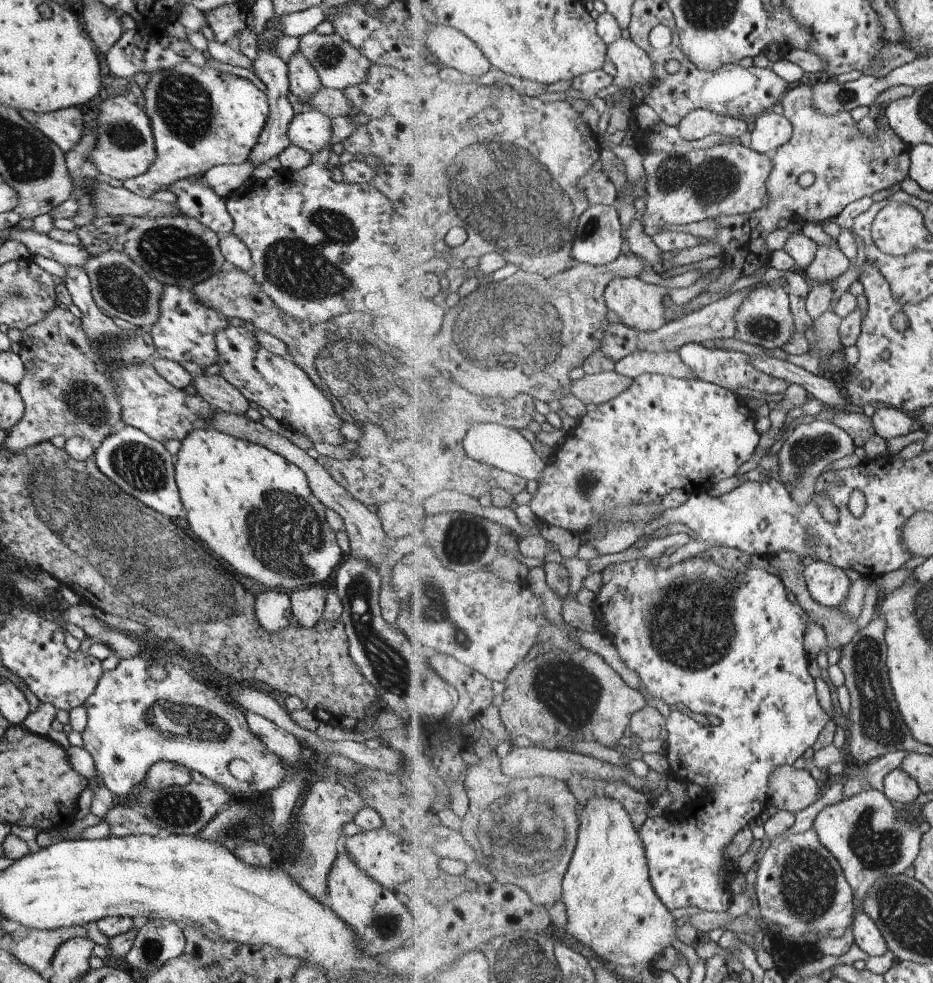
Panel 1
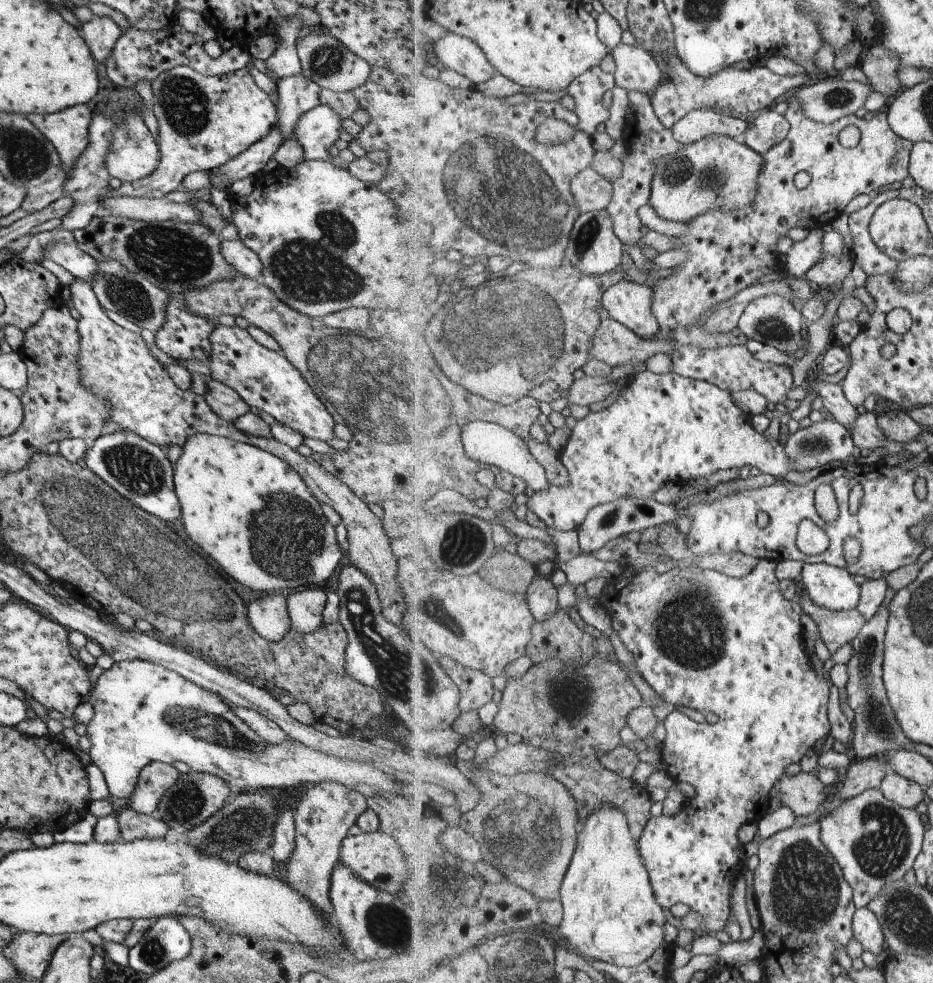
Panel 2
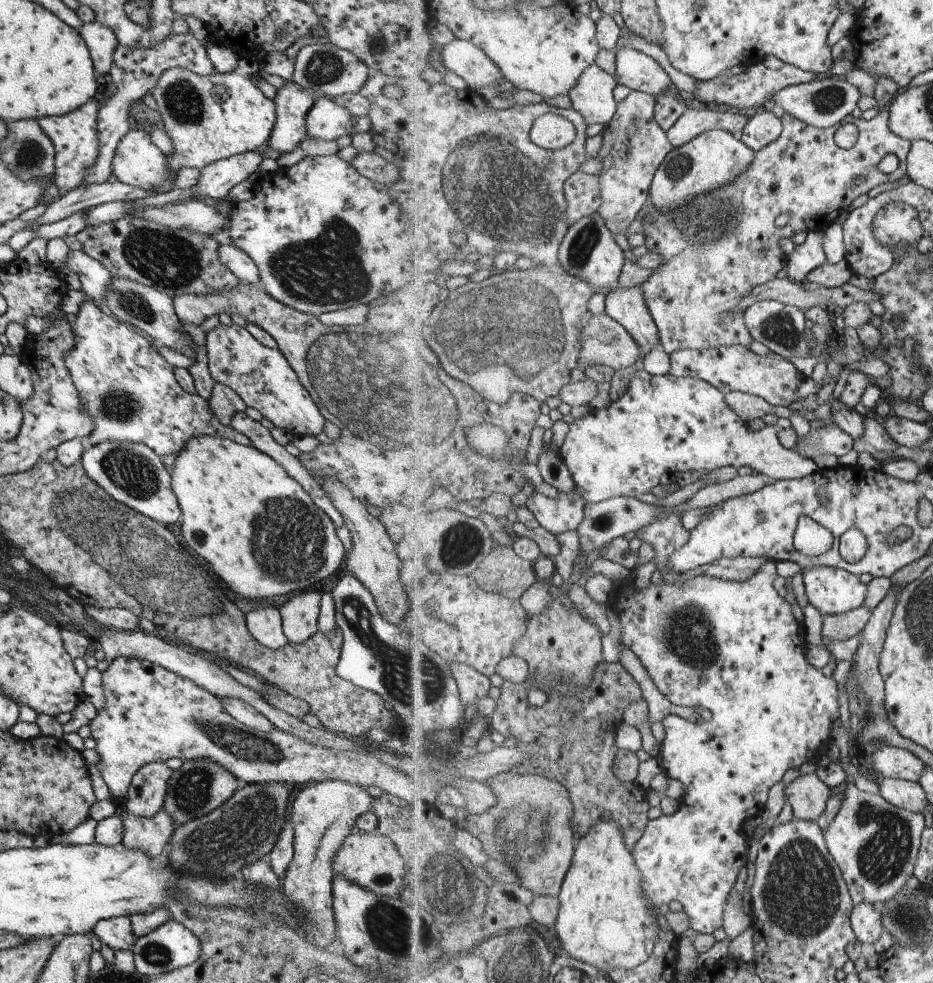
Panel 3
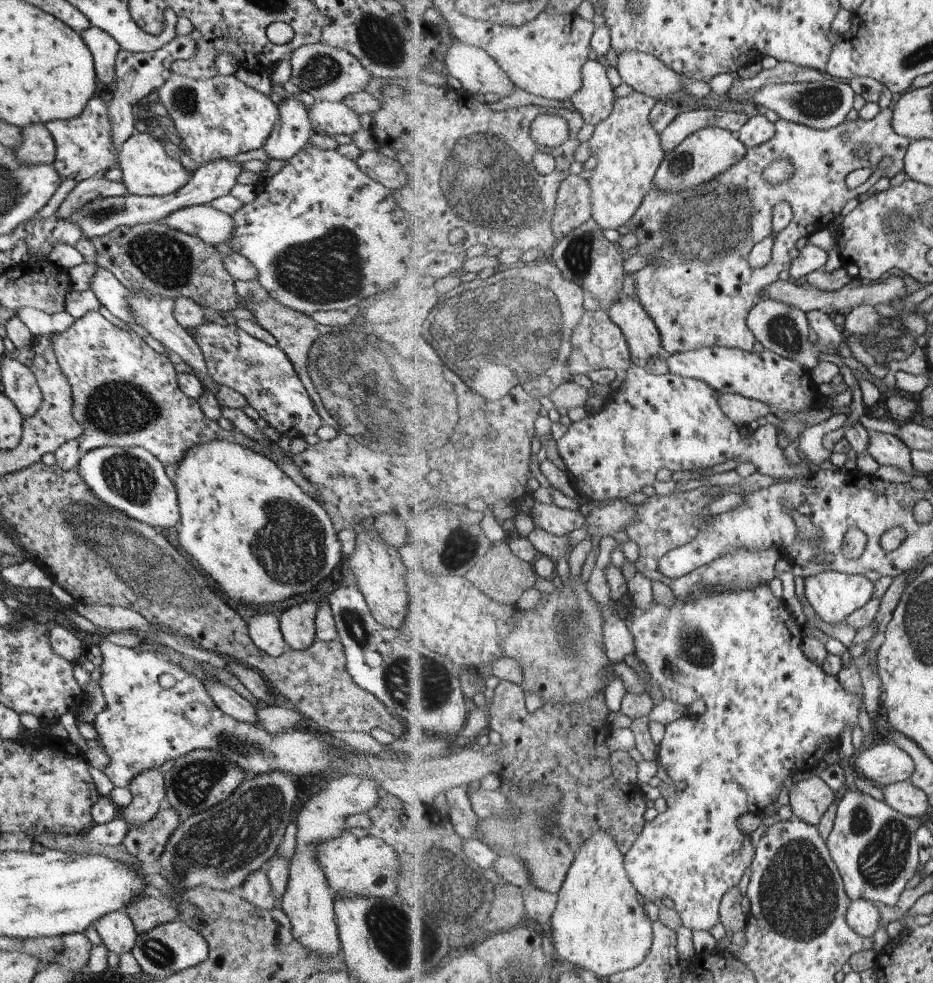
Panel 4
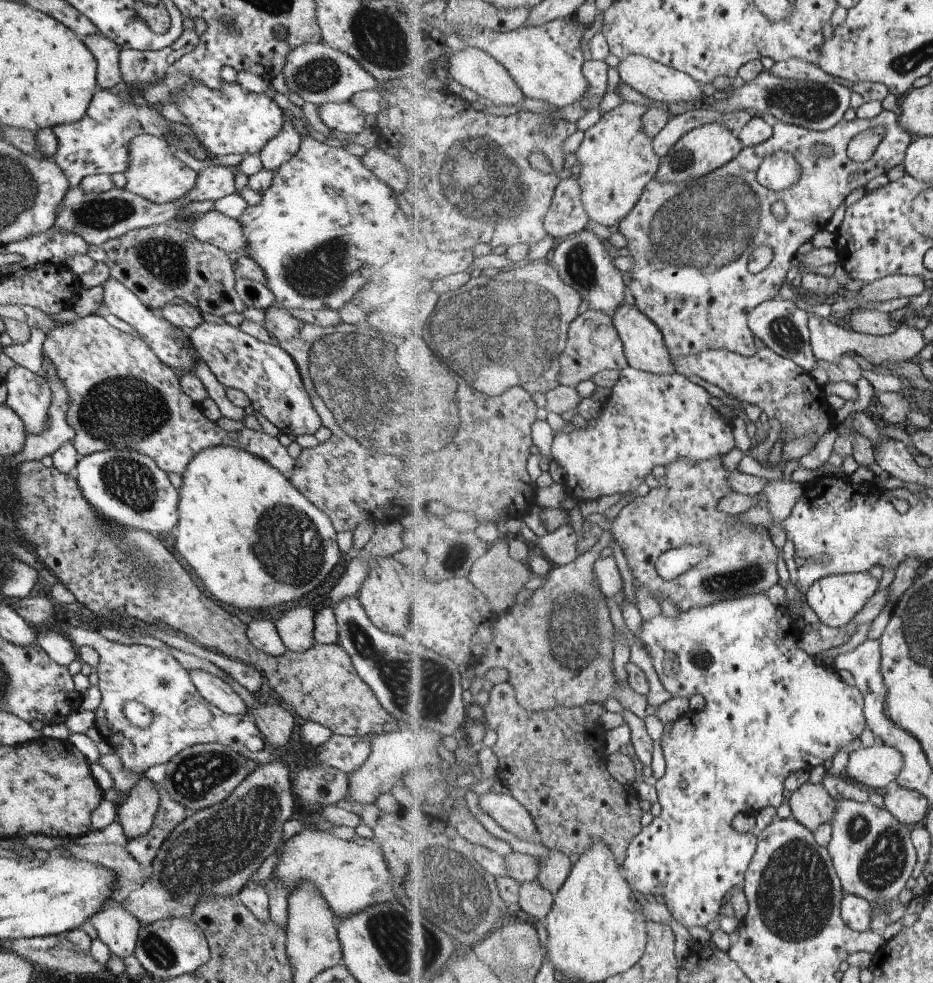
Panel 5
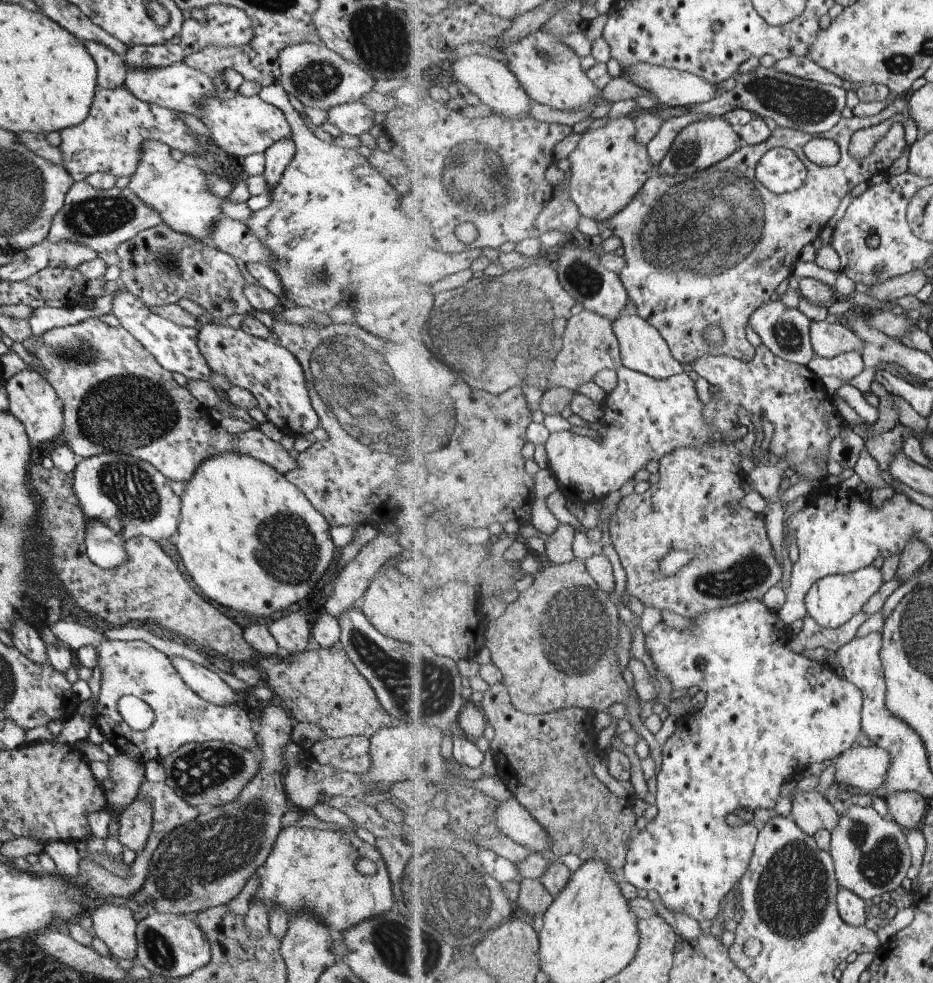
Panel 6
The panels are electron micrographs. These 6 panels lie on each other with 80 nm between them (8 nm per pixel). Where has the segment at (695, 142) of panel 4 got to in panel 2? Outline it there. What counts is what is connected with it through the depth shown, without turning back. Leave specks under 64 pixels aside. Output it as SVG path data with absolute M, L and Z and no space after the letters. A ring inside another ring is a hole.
M711 135L696 143L685 145L679 152L658 160L652 180L649 204L665 220L689 223L711 211L739 211L749 207L758 194L758 178L764 167L764 155L749 145L739 144L727 135Z

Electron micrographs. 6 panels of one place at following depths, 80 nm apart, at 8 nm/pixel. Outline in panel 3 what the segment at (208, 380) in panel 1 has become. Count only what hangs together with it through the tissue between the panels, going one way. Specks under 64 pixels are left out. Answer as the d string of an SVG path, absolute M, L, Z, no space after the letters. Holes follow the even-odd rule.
M215 382L207 402L223 427L229 426L233 414L243 413L246 408L246 404L232 388Z

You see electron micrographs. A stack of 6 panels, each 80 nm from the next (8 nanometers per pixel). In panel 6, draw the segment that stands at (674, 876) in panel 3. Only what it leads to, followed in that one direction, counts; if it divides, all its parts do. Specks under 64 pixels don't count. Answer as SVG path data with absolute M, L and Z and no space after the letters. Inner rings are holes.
M763 599L743 601L736 605L721 607L704 615L699 615L694 619L680 622L677 629L667 626L665 622L659 620L658 623L645 636L645 648L649 651L656 669L670 682L673 690L685 688L689 690L691 686L698 686L706 695L703 708L683 716L677 723L675 732L667 739L663 747L663 763L657 773L656 804L660 810L654 821L647 824L643 832L635 834L629 845L628 855L623 870L620 872L621 878L627 880L631 885L641 890L655 890L659 893L661 903L671 913L683 913L693 917L699 922L703 920L715 920L717 914L721 912L719 900L726 895L733 886L739 886L742 876L750 868L751 859L758 843L760 831L751 826L732 828L727 824L727 816L733 814L737 808L745 810L759 810L759 808L775 808L779 798L781 798L781 786L787 778L794 777L797 773L809 768L811 764L834 761L846 750L849 750L857 736L862 731L862 708L864 707L864 696L855 682L848 681L845 677L839 676L835 669L826 664L815 662L803 654L795 652L788 647L789 642L795 637L791 633L791 628L785 624L783 617L778 611L773 610Z

